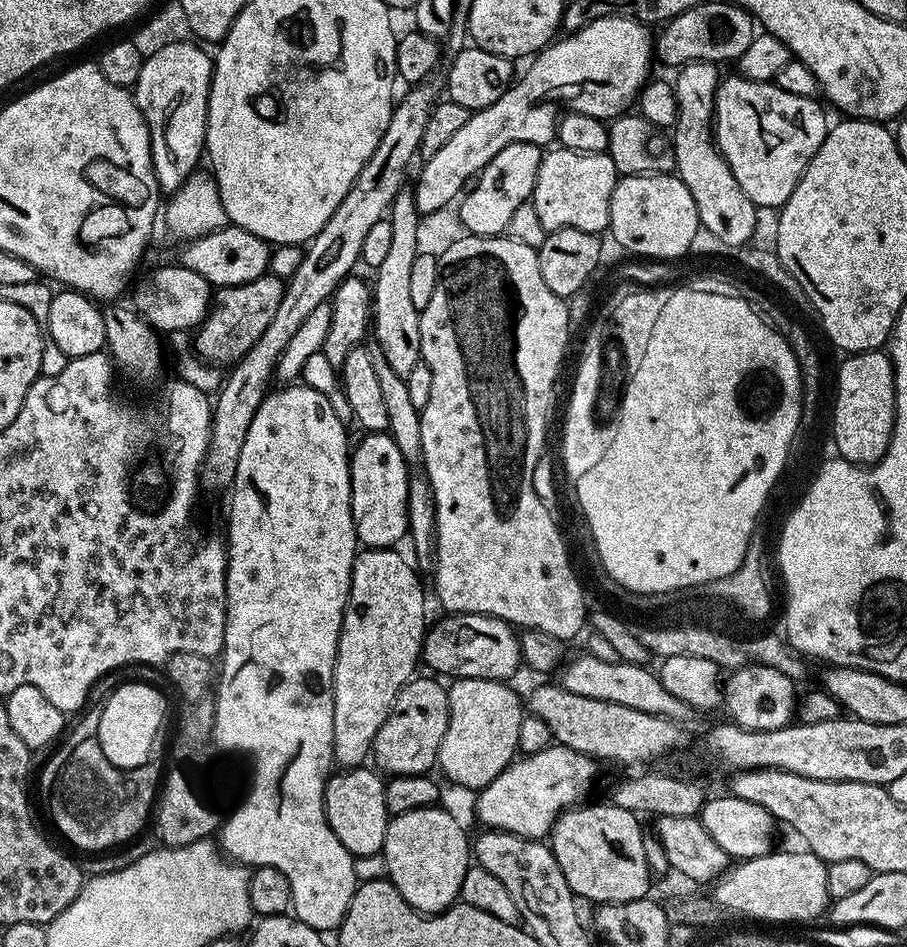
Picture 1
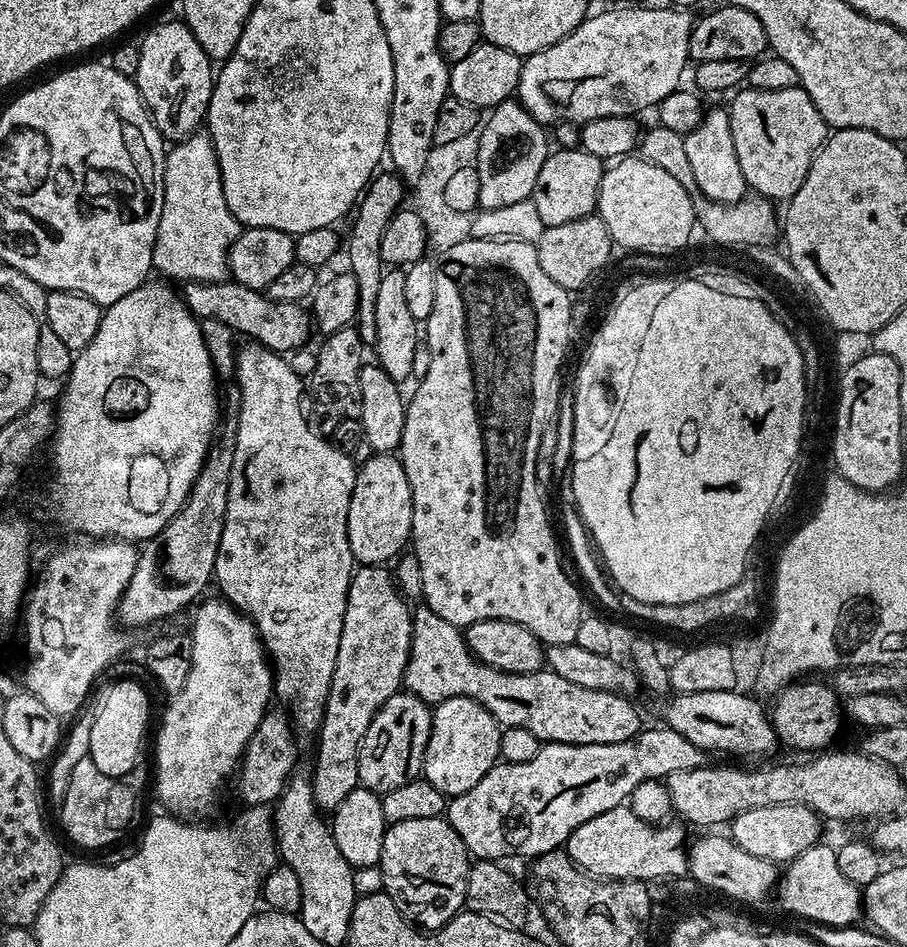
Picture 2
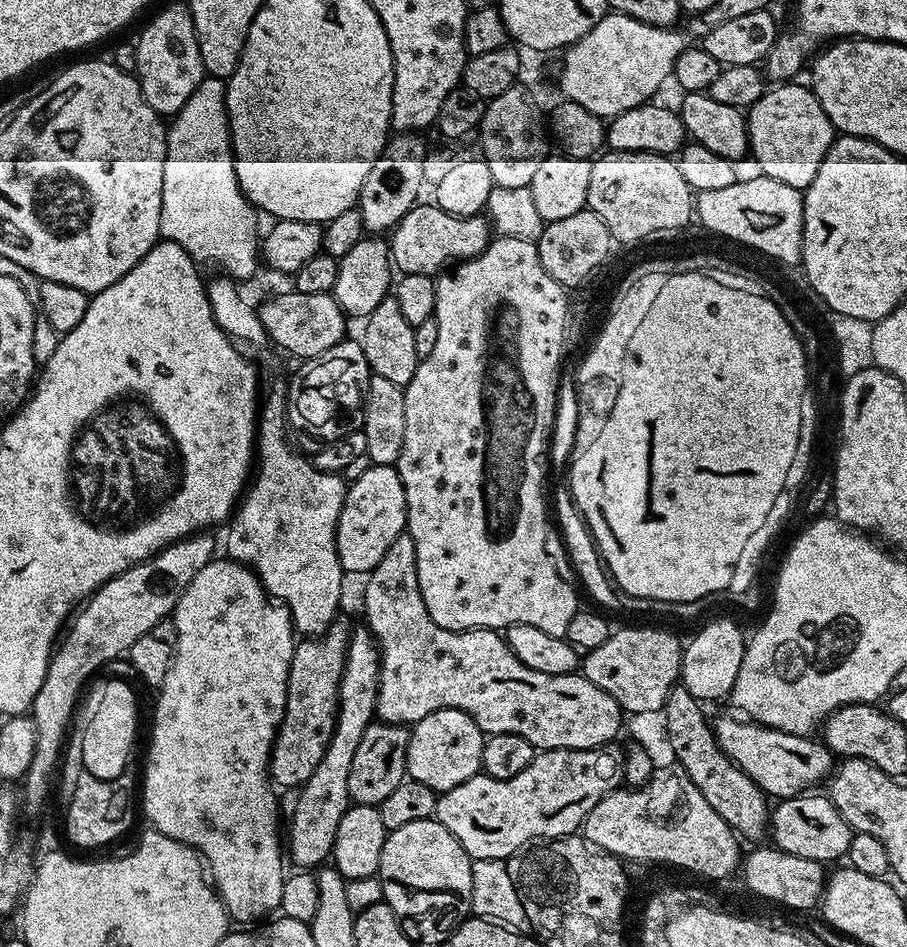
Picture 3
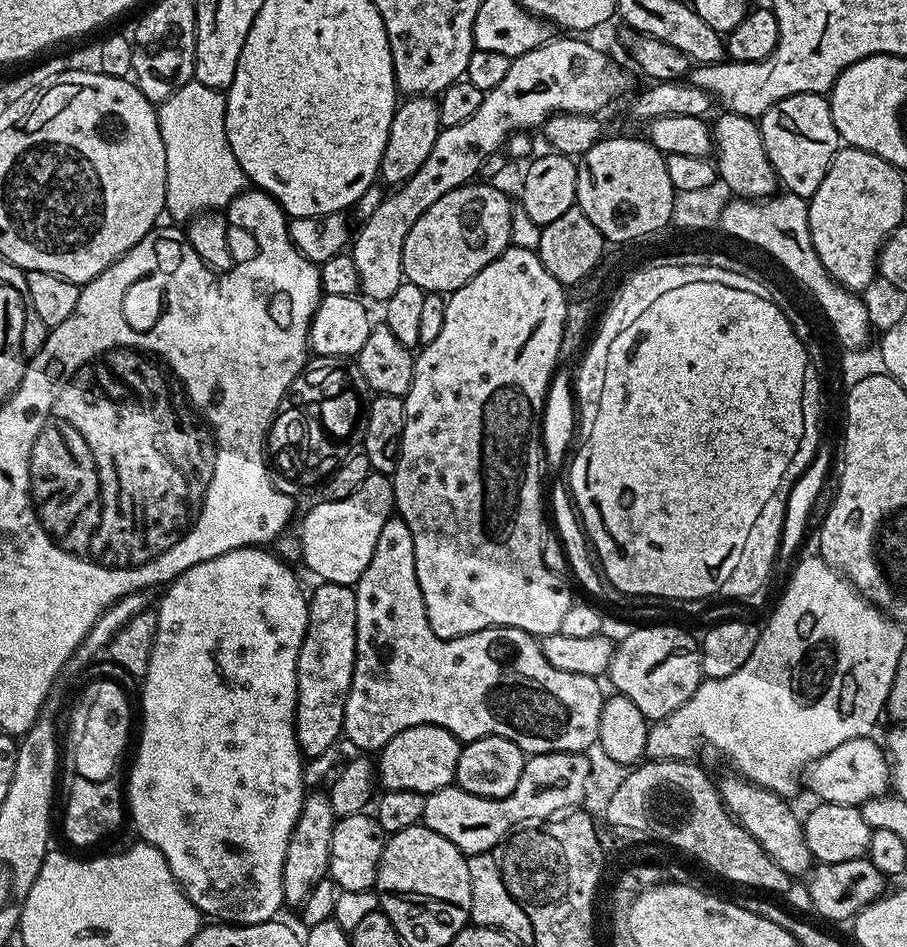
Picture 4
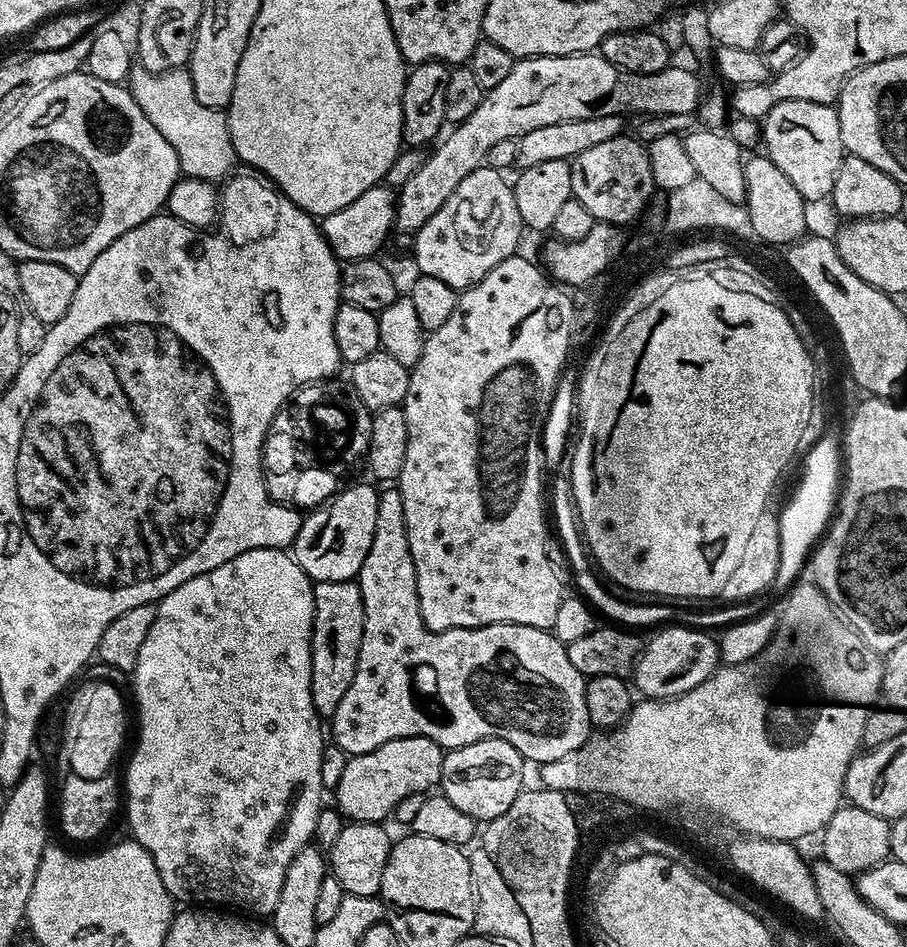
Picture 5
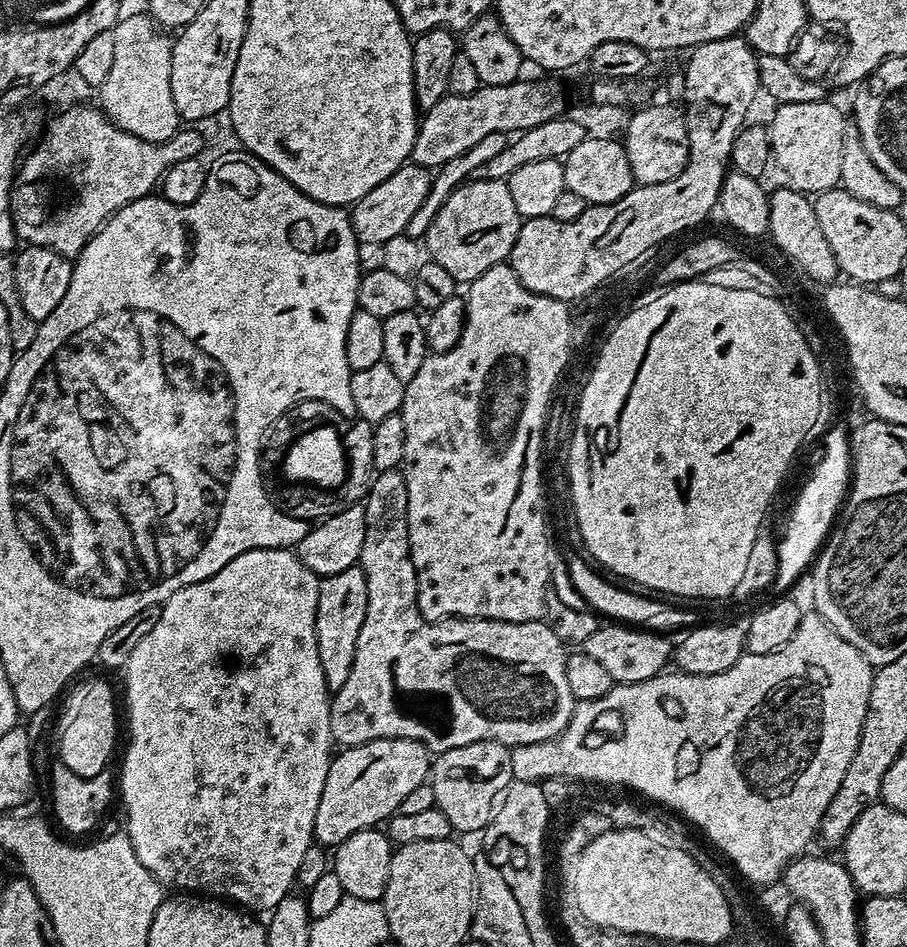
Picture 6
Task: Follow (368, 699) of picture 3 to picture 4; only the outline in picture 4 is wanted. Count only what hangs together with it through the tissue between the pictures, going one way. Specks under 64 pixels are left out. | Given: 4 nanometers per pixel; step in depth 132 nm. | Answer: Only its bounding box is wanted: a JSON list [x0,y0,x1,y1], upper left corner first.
[282,791,337,909]

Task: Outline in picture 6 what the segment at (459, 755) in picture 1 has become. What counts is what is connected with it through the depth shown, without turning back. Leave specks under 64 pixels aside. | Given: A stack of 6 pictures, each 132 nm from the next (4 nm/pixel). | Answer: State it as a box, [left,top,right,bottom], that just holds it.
[314,740,430,846]

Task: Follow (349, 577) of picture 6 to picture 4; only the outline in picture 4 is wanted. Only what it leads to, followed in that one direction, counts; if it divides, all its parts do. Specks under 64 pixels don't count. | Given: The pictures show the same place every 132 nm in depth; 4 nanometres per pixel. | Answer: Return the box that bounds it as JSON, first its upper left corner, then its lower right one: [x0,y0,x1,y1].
[296,583,358,757]

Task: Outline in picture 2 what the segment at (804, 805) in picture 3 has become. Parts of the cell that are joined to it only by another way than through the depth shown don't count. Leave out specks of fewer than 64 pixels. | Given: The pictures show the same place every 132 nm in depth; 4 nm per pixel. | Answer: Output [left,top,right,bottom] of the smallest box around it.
[730,806,822,862]

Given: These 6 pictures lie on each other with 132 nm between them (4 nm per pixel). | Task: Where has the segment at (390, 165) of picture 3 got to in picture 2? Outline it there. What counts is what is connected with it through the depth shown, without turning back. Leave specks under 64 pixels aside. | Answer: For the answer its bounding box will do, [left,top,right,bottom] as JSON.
[346,171,406,345]

